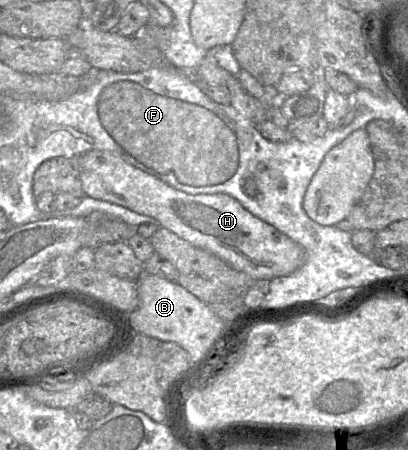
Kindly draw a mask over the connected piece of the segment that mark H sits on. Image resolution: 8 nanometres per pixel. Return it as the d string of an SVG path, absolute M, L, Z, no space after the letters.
M90 150L78 156L79 176L85 196L114 203L137 213L150 216L191 245L219 257L236 270L243 271L253 279L286 276L306 261L306 251L298 243L246 210L233 197L222 194L188 194L173 188L159 178L125 162L120 156L106 150Z

